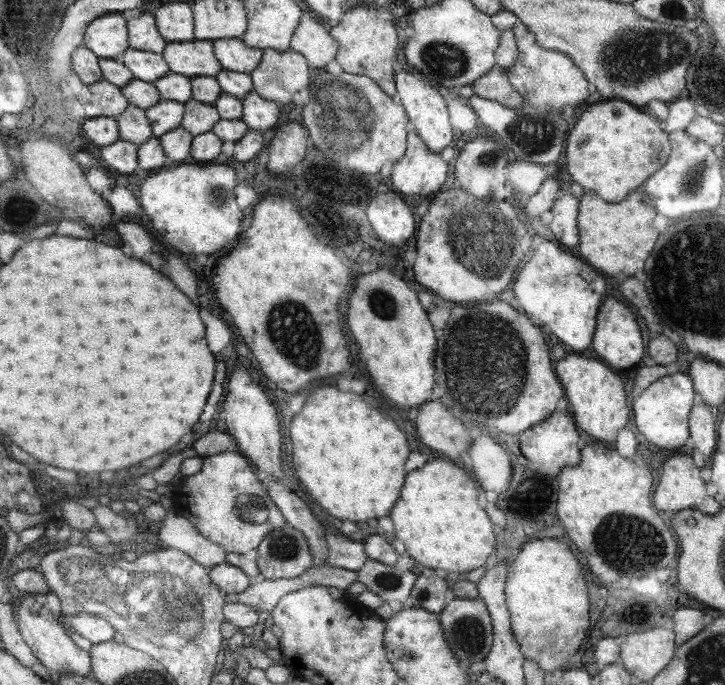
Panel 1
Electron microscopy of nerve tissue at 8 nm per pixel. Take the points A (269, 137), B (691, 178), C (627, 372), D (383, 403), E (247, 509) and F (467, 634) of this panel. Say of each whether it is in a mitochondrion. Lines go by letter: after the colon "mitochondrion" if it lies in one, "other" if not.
A: other
B: mitochondrion
C: other
D: other
E: mitochondrion
F: mitochondrion

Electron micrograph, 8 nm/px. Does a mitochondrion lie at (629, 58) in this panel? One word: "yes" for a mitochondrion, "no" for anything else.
yes

